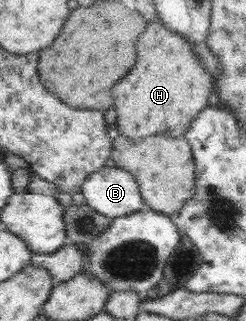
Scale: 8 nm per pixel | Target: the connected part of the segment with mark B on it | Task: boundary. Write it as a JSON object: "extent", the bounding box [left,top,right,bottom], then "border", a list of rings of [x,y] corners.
{"extent":[82,167,148,218],"border":[[[103,167],[91,174],[82,187],[84,198],[93,210],[111,218],[148,210],[140,183],[133,174],[119,167]]]}

